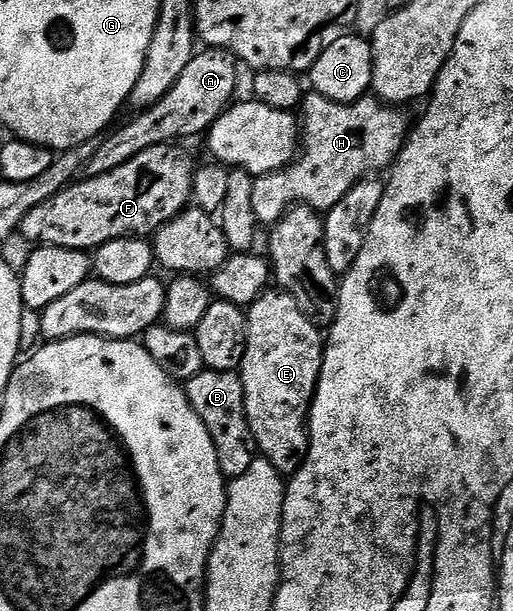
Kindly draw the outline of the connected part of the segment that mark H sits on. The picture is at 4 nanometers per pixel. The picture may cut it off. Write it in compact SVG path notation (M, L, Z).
M315 92L305 93L302 99L302 111L304 110L305 118L302 118L302 133L298 138L298 156L293 158L288 165L283 166L280 170L275 170L272 174L261 174L254 181L254 212L256 213L257 223L275 224L280 221L280 218L293 206L299 204L301 206L309 206L310 209L317 212L327 212L330 208L334 208L334 204L338 204L338 200L342 200L342 196L346 196L346 192L354 186L354 184L361 181L363 178L375 175L376 170L387 171L389 167L395 163L396 159L400 156L400 149L404 147L405 142L408 141L408 135L410 133L410 121L403 114L403 109L397 108L392 104L385 104L375 96L365 96L359 98L356 102L335 102L330 100L326 96L317 94Z

